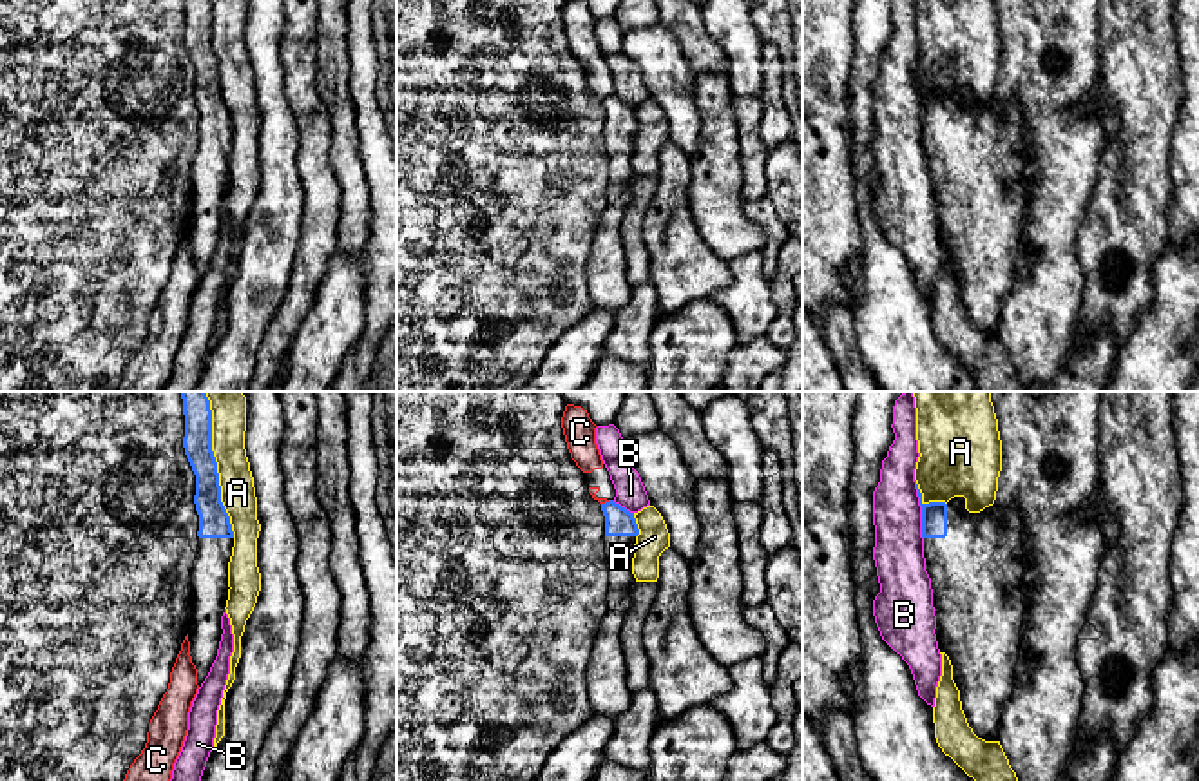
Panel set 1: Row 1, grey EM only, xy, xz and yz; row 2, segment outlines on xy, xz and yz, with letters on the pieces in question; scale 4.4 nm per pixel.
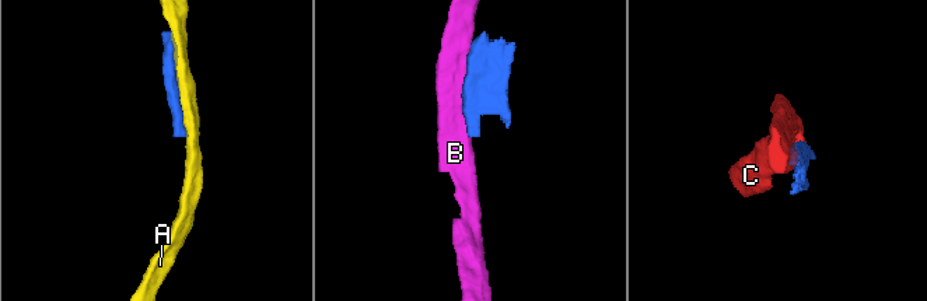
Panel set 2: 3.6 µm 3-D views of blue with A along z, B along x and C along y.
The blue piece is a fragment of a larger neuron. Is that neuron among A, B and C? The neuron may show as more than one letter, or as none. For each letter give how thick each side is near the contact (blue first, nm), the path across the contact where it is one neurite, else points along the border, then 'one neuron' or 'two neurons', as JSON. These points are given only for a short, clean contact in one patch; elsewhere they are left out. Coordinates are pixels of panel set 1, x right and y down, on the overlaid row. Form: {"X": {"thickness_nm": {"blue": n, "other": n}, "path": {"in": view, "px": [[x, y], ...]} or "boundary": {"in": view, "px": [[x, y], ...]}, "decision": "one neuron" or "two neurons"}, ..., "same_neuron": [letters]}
{"A": {"thickness_nm": {"blue": 140, "other": 160}, "decision": "two neurons"}, "B": {"thickness_nm": {"blue": 110, "other": 220}, "decision": "two neurons"}, "C": {"thickness_nm": {"blue": 130, "other": 40}, "decision": "two neurons"}, "same_neuron": []}

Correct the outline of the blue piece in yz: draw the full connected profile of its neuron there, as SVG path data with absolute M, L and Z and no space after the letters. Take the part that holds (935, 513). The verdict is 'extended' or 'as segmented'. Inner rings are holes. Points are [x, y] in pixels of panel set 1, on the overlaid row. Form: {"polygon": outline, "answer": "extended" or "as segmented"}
{"polygon": "M920 489L918 497L938 649L951 660L969 727L998 741L1020 658L1020 513L996 504L969 513L964 497L947 504L924 504Z", "answer": "extended"}

